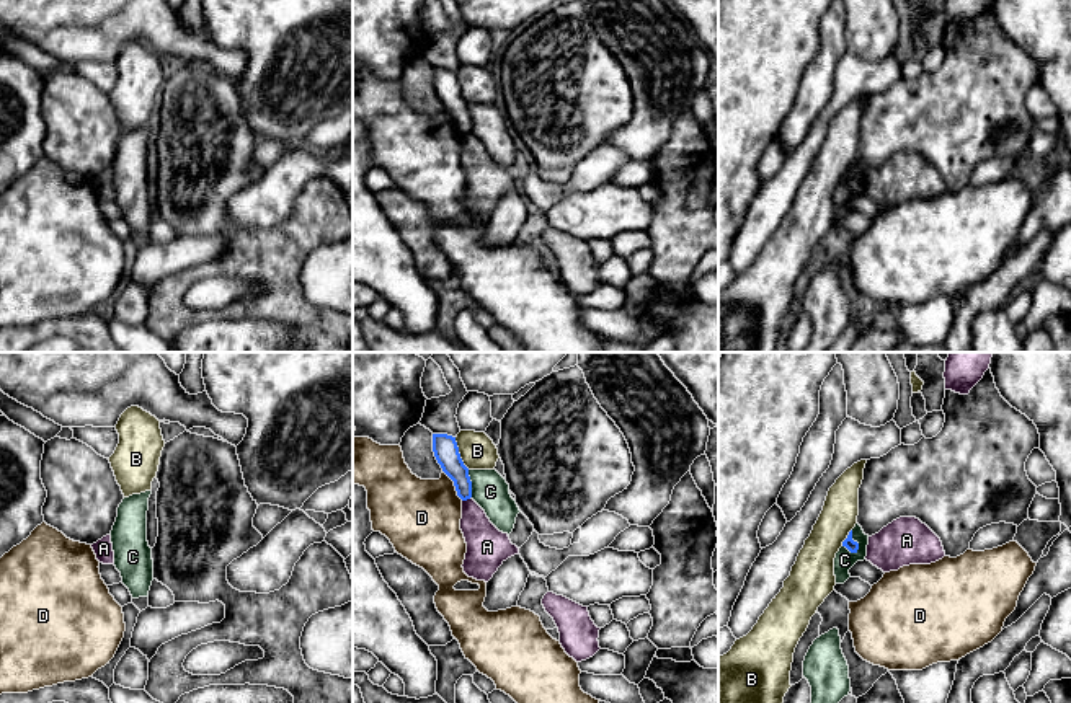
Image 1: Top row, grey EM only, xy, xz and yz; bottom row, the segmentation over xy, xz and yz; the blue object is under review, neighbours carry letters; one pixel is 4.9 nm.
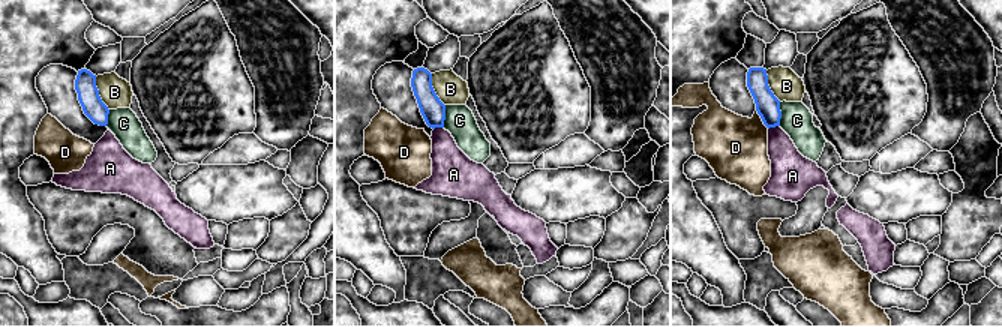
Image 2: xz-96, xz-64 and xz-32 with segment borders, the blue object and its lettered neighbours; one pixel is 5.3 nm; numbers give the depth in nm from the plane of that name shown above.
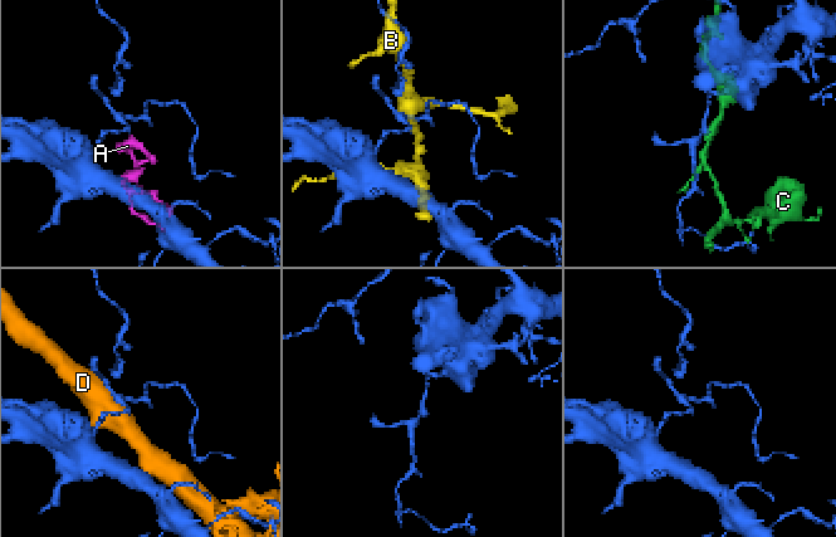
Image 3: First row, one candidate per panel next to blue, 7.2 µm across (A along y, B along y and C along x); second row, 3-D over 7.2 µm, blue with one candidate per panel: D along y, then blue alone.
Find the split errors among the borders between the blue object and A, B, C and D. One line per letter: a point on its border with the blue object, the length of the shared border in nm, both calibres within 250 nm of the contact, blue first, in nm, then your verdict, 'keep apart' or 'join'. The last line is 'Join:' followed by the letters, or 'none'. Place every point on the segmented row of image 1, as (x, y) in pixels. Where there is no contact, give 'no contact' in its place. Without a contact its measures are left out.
A: xz (466, 499) | 50 nm | 120/190 nm | keep apart
B: xz (459, 454) | 180 nm | 120/180 nm | keep apart
C: yz (856, 542) | 120 nm | 60/100 nm | keep apart
D: xz (454, 485) | 180 nm | 120/380 nm | keep apart
Join: none

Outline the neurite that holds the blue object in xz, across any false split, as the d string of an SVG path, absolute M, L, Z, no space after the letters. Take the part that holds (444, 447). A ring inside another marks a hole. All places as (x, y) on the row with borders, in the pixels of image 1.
M433 434L433 452L442 471L454 481L457 496L462 501L472 497L472 481L469 468L464 465L456 437L447 434Z

